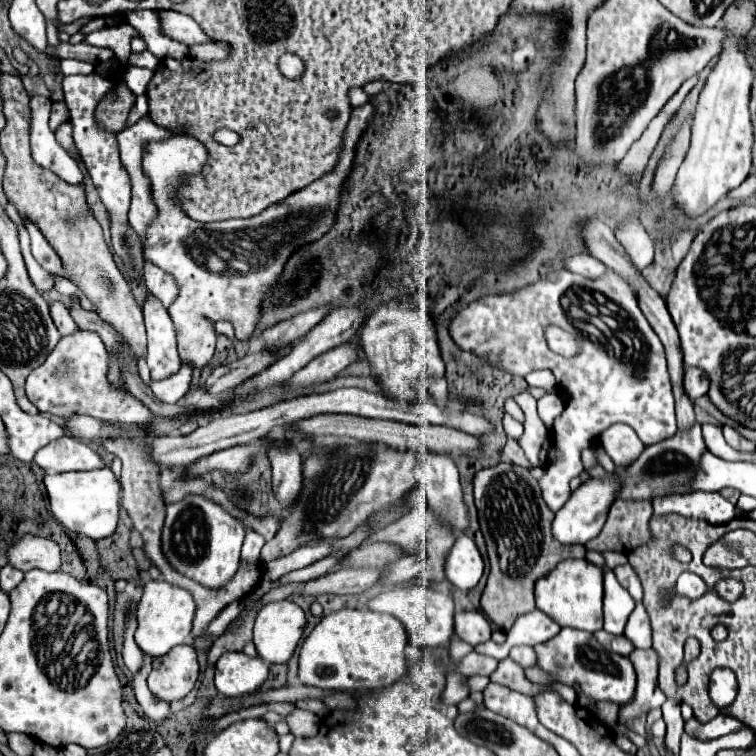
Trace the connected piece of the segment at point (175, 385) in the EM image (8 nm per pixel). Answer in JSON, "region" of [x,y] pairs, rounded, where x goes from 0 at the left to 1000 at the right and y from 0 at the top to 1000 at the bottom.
{"region":[[[242,481],[239,489],[229,497],[224,497],[221,503],[213,505],[200,505],[200,516],[202,521],[221,534],[231,534],[237,526],[242,526],[250,516],[250,505],[253,505],[253,484]]]}

